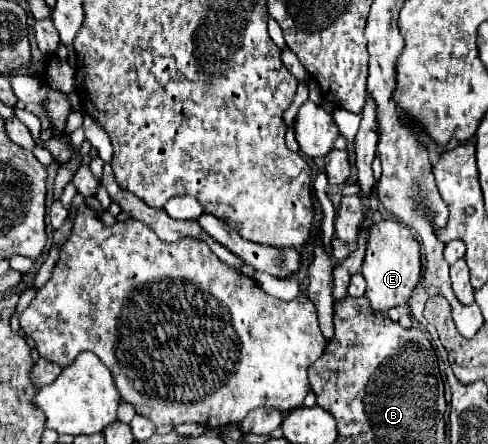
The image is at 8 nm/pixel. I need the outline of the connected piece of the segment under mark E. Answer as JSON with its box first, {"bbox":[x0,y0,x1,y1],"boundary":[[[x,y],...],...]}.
{"bbox":[362,220,422,312],"boundary":[[[380,220],[368,232],[366,256],[362,264],[362,276],[366,278],[366,296],[370,306],[380,312],[408,304],[414,288],[422,278],[422,258],[420,244],[412,230],[396,220]]]}

